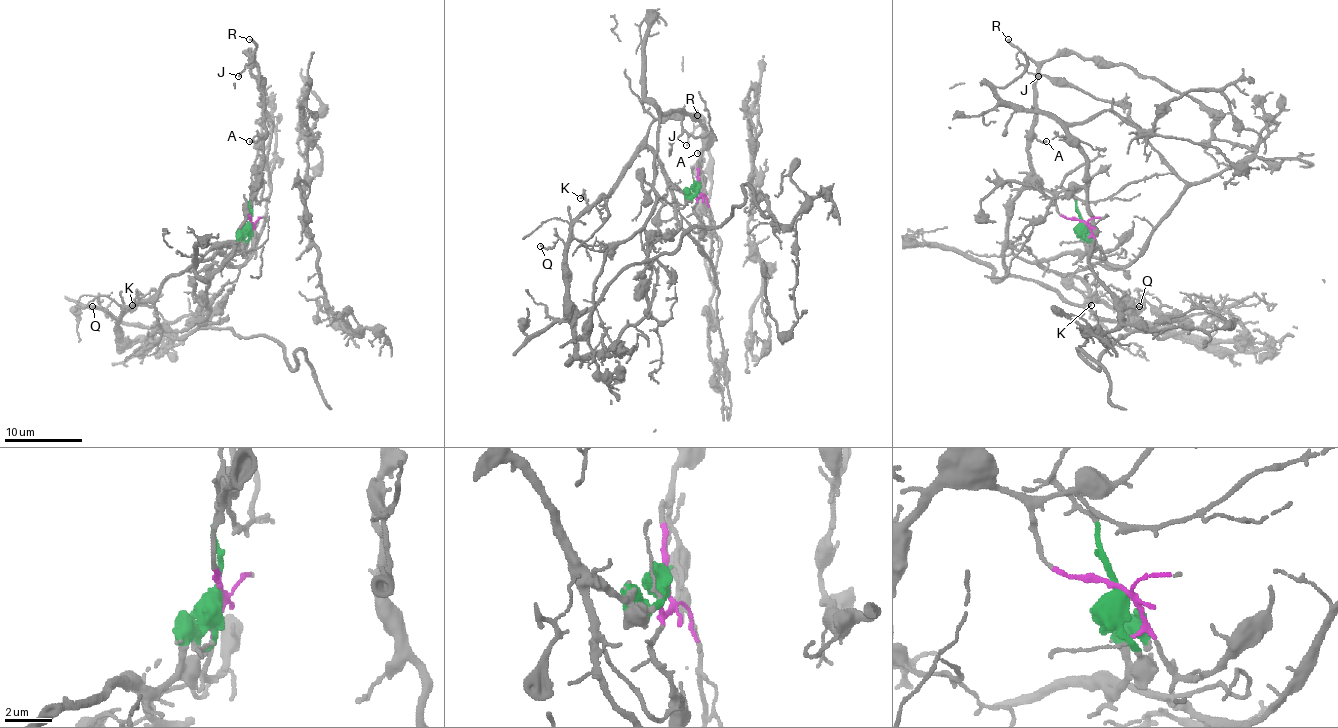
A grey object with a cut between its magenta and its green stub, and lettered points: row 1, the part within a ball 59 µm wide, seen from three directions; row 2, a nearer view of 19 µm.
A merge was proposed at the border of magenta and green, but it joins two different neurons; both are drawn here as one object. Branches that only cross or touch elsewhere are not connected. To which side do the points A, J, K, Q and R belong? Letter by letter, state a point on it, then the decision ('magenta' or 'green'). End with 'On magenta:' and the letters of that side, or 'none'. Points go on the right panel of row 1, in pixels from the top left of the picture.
A: place (1046, 141); magenta
J: place (1038, 76); magenta
K: place (1091, 305); green
Q: place (1139, 306); green
R: place (1008, 39); magenta
On magenta: A, J, R

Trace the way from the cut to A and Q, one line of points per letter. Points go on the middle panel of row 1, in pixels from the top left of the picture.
A: (700, 189), (700, 153), (711, 136), (698, 153)
Q: (700, 189), (680, 189), (643, 148), (620, 183), (577, 220), (565, 243), (559, 239), (553, 247), (540, 245)

